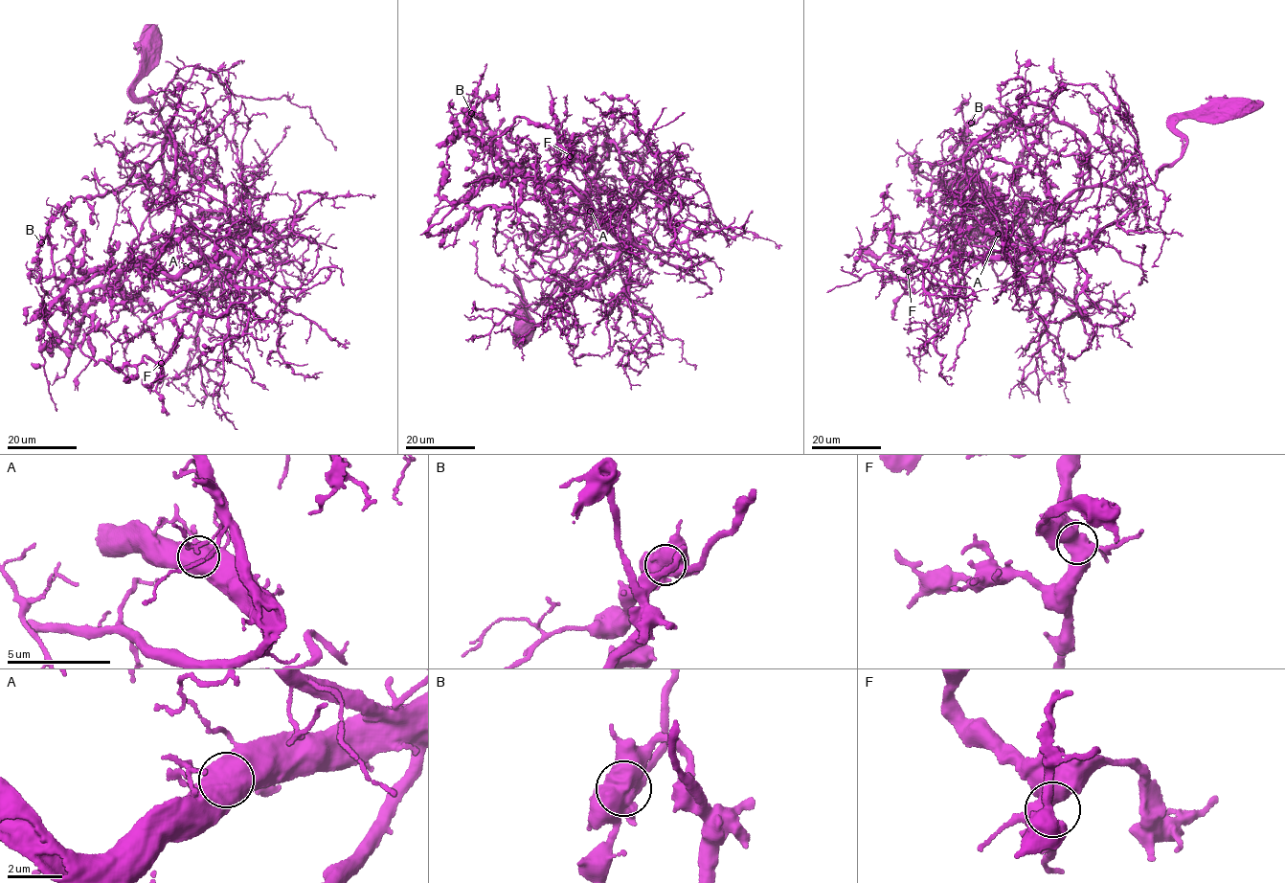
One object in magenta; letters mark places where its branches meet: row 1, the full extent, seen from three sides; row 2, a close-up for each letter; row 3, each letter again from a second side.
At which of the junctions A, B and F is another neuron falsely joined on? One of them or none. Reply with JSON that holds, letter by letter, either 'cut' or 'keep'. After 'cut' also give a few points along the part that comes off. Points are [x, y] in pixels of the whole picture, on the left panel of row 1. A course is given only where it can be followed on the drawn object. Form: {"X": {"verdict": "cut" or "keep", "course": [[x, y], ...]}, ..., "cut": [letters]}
{"A": {"verdict": "keep"}, "B": {"verdict": "cut", "course": [[41, 242], [64, 205], [144, 179], [169, 126], [180, 213], [280, 286], [330, 267], [343, 284]]}, "F": {"verdict": "keep"}, "cut": ["B"]}

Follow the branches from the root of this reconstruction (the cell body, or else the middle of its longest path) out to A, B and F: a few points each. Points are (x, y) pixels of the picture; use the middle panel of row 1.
A: (524, 329), (529, 314), (517, 286), (532, 309), (547, 305), (586, 254), (625, 250), (590, 211)
B: (524, 329), (529, 314), (517, 286), (532, 309), (547, 305), (574, 268), (559, 272), (566, 234), (471, 113)
F: (524, 329), (517, 286), (547, 305), (625, 250), (572, 190), (486, 180), (491, 141), (527, 117), (570, 156)

